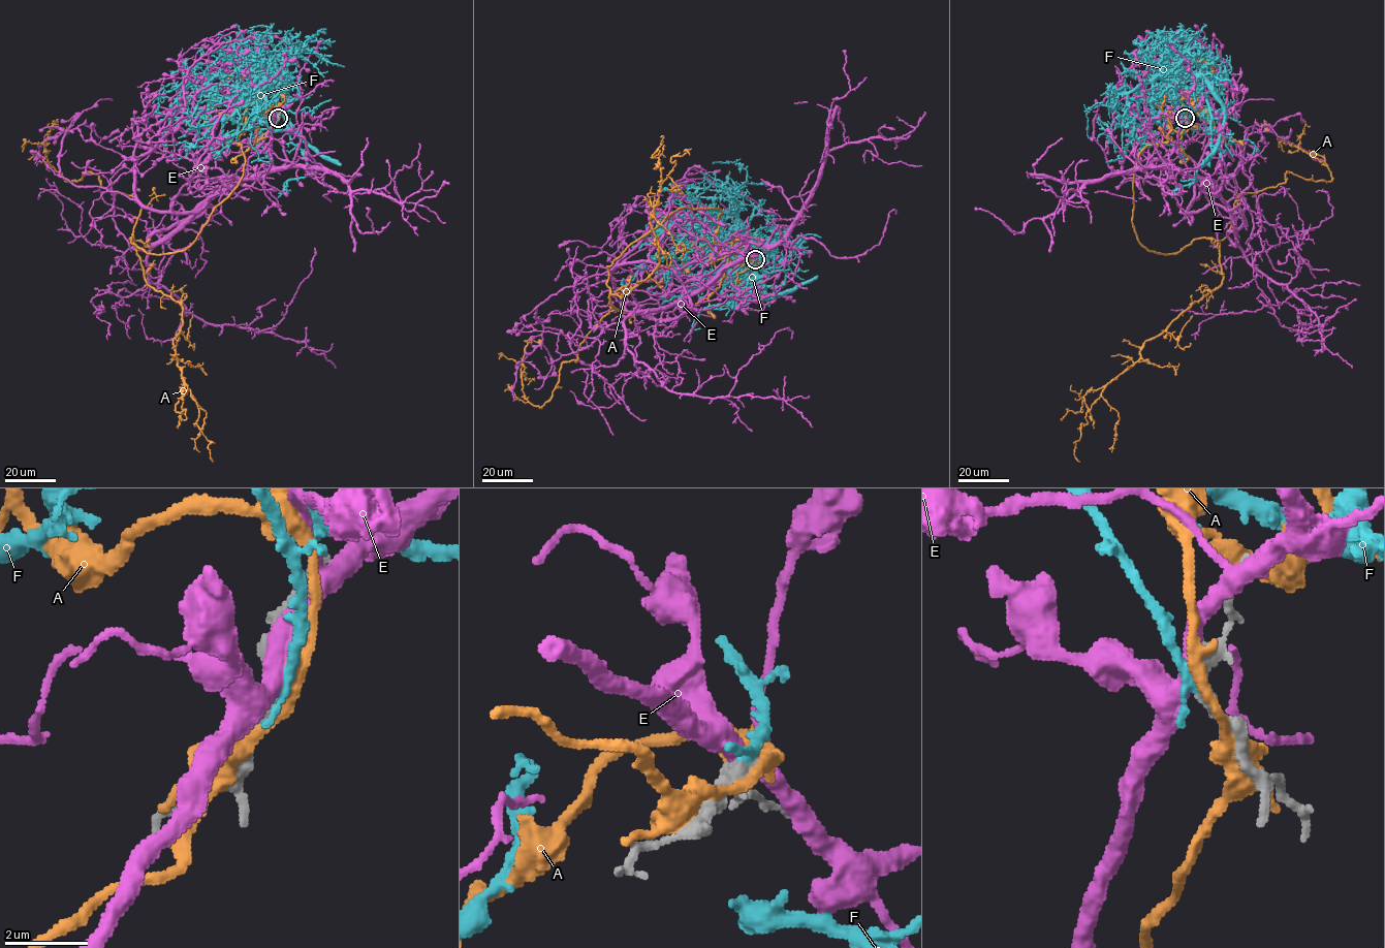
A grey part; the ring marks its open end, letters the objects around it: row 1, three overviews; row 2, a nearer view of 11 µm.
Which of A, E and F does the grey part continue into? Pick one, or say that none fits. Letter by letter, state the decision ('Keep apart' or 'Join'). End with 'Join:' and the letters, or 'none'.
A: Keep apart
E: Keep apart
F: Join
Join: F

